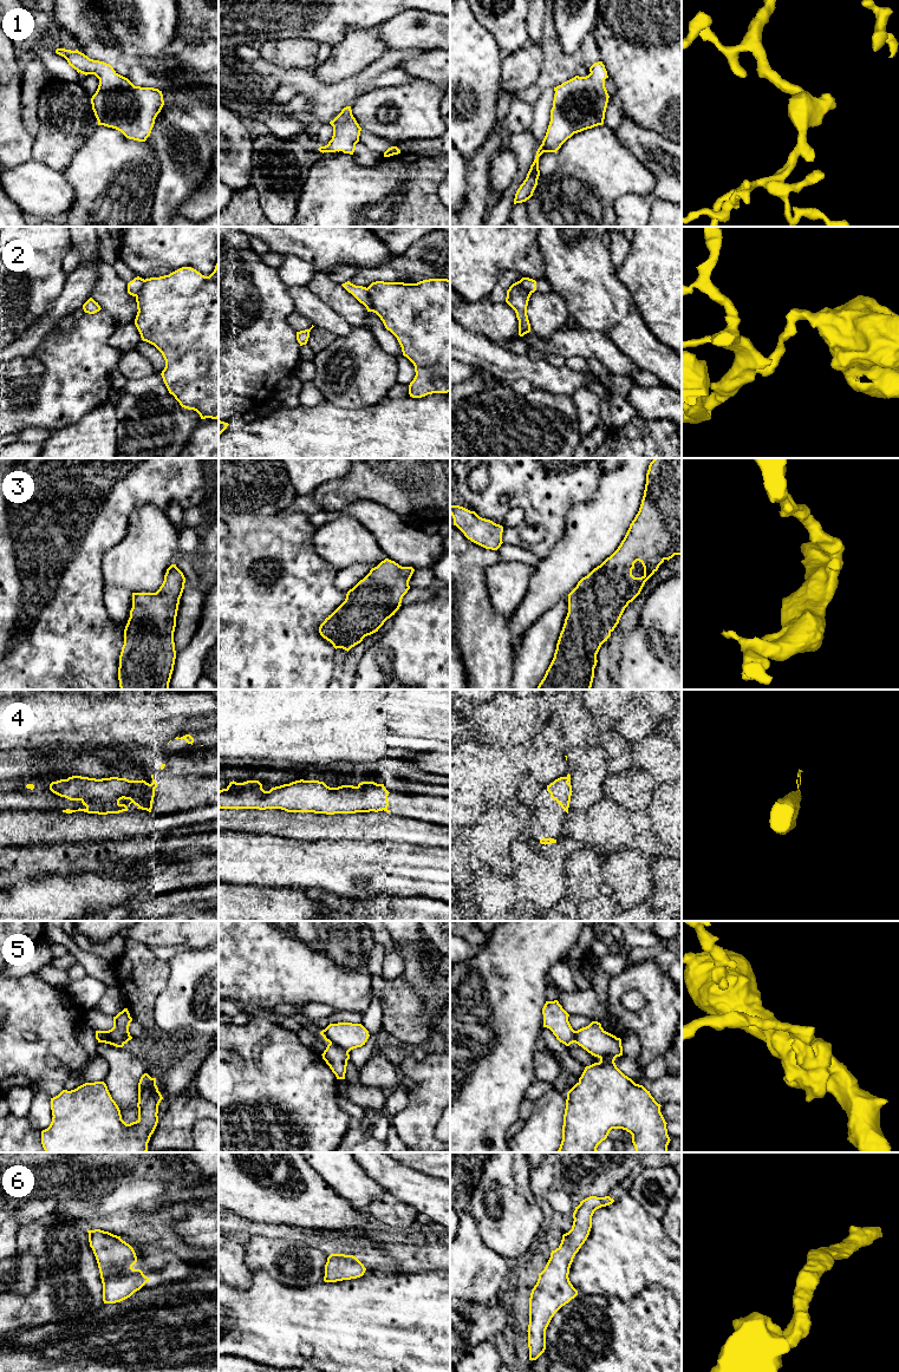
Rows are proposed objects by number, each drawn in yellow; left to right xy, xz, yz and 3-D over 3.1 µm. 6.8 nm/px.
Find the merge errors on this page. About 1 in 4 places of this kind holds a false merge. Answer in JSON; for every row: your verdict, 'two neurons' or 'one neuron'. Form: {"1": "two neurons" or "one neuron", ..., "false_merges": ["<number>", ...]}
{"1": "one neuron", "2": "two neurons", "3": "one neuron", "4": "two neurons", "5": "two neurons", "6": "one neuron", "false_merges": ["2", "4", "5"]}

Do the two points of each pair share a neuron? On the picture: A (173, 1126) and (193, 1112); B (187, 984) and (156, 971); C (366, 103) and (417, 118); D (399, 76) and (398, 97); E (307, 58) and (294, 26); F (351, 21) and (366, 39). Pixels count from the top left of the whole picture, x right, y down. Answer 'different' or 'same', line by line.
A: same
B: different
C: same
D: different
E: different
F: different

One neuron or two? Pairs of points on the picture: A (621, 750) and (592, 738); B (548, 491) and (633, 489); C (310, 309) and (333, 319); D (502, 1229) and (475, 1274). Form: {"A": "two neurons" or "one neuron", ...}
{"A": "two neurons", "B": "two neurons", "C": "one neuron", "D": "two neurons"}

